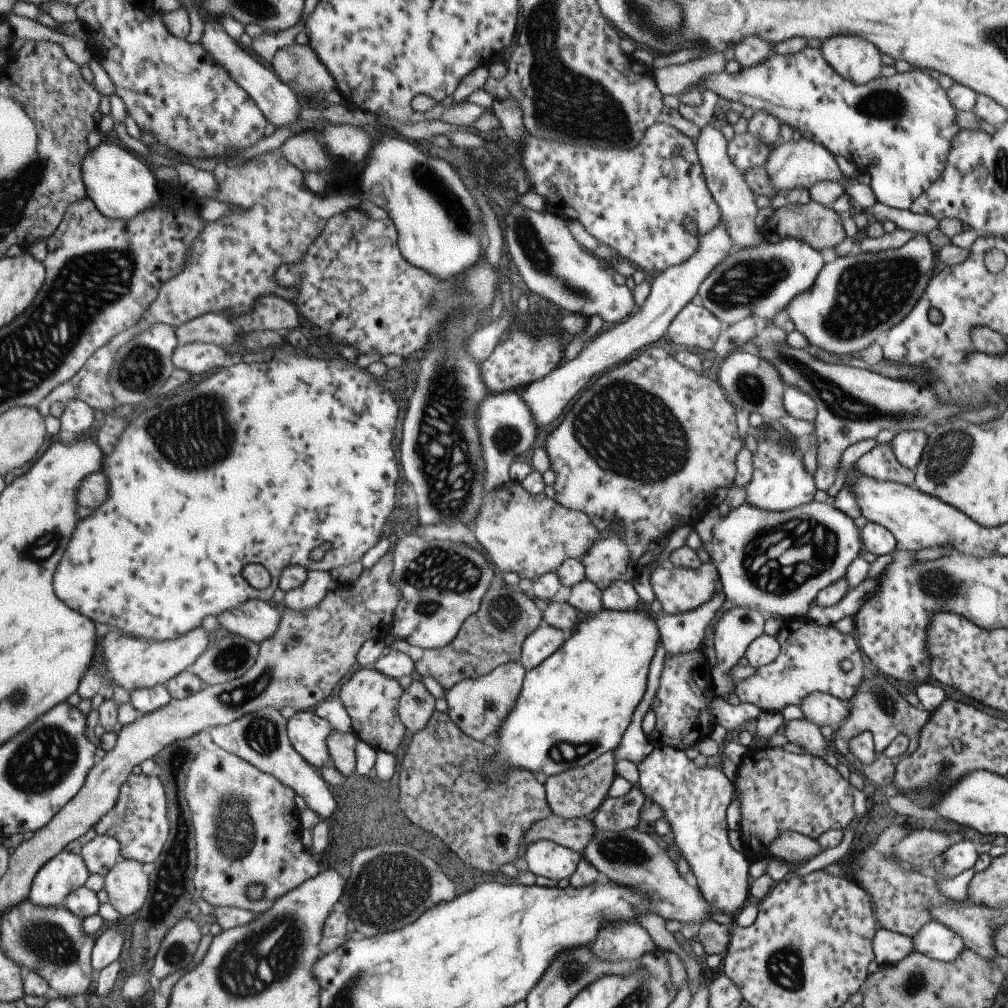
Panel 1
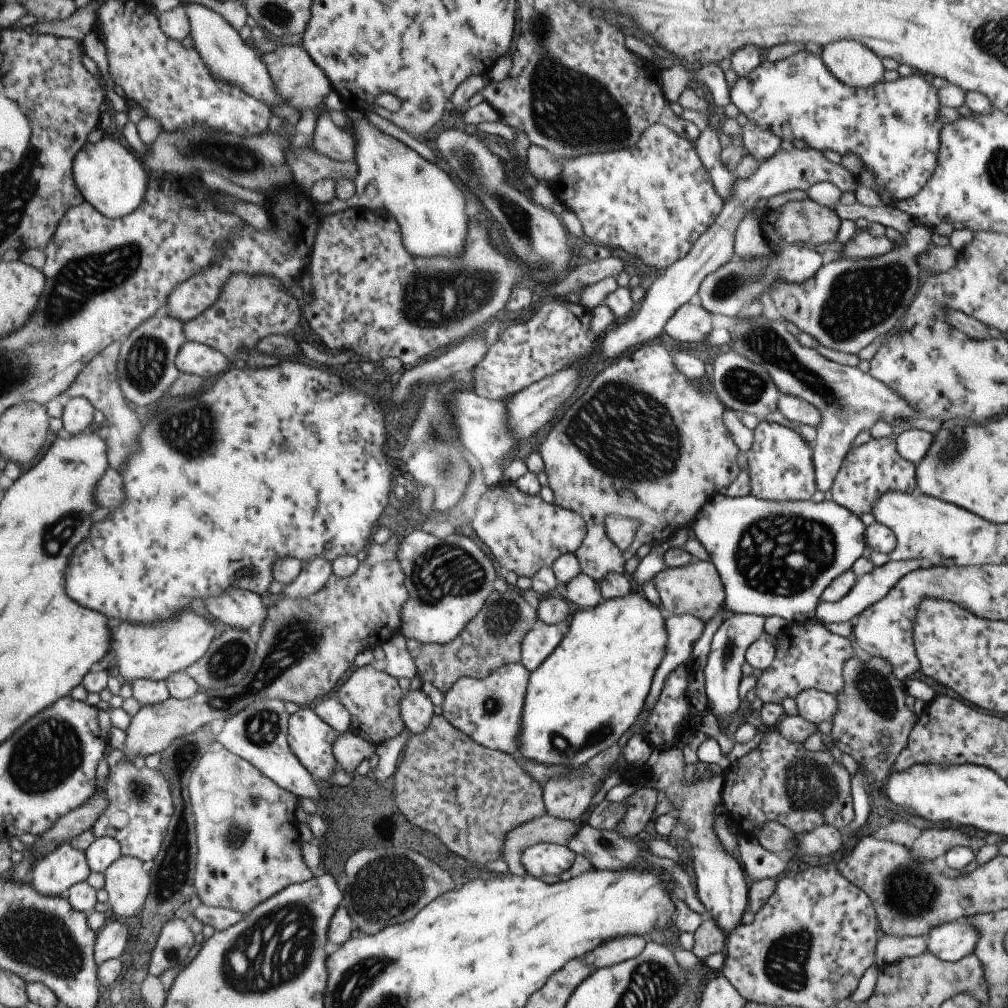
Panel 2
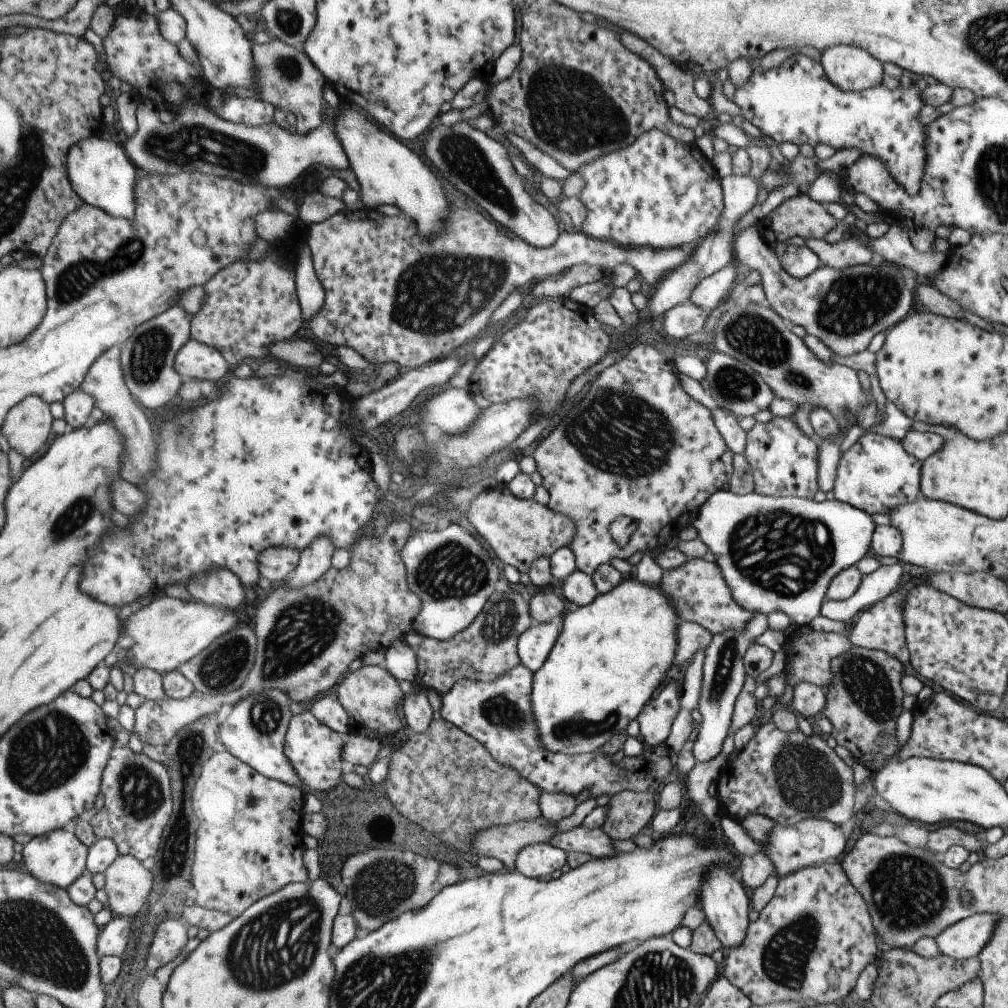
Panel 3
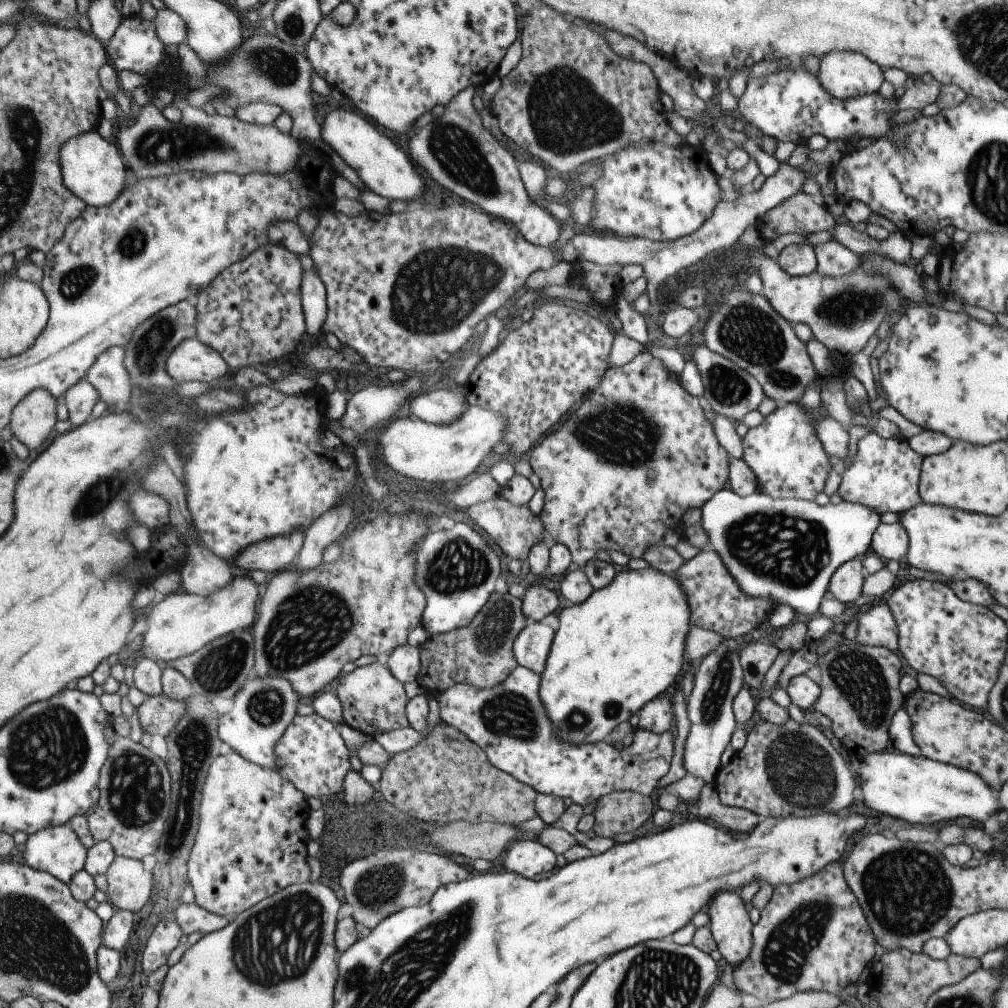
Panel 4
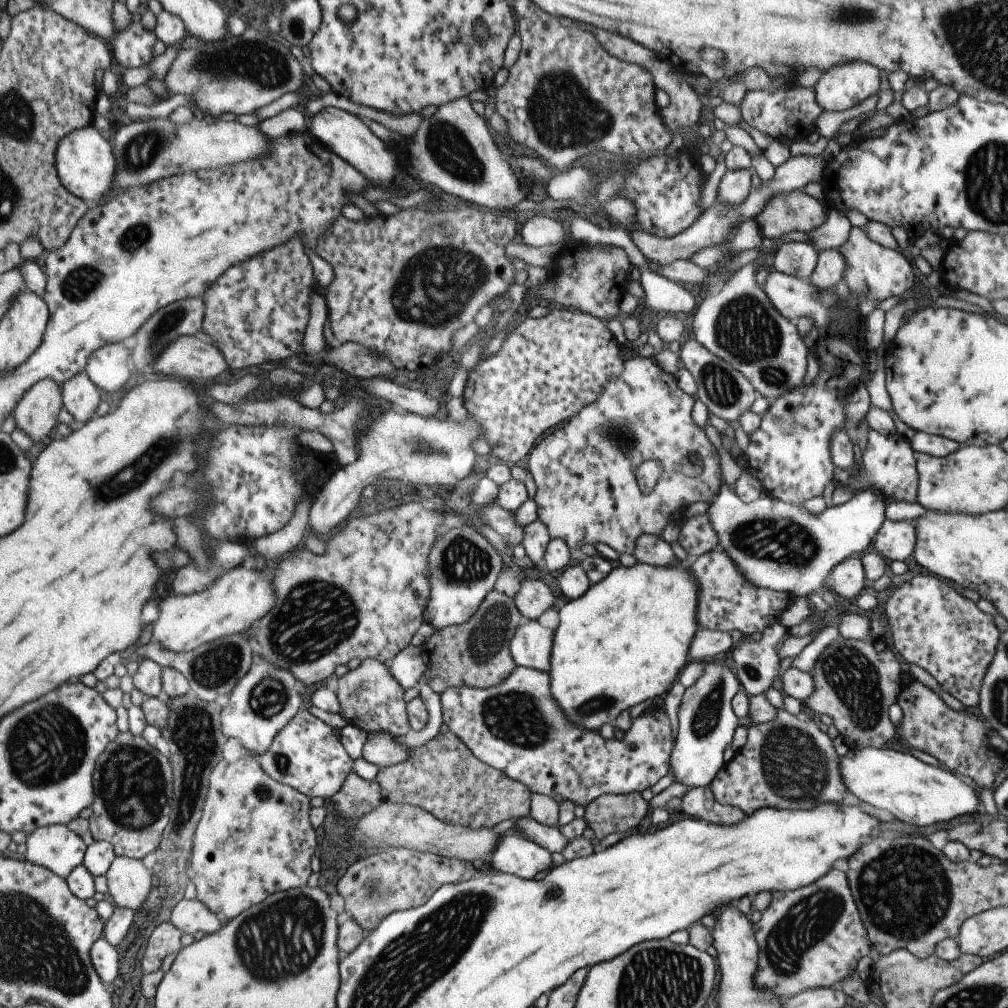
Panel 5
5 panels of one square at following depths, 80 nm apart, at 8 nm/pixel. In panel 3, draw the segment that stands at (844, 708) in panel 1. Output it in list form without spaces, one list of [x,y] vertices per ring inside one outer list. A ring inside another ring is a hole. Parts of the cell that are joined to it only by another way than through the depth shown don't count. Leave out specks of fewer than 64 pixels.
[[[799,681],[792,688],[792,698],[789,705],[797,716],[814,720],[824,705],[824,690],[817,685]]]

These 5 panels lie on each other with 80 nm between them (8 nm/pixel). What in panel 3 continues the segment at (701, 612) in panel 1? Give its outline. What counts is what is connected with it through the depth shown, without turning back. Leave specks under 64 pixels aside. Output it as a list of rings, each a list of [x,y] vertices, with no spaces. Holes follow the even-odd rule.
[[[687,621],[676,624],[676,651],[671,667],[681,668],[697,651],[704,651],[712,639],[712,634],[702,626]]]

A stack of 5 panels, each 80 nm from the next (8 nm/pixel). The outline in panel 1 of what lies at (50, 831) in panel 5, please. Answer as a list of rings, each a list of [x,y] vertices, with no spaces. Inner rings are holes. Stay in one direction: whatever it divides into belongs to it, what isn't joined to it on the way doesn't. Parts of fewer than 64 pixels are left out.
[[[65,850],[38,872],[28,898],[42,907],[59,907],[65,904],[67,896],[89,880],[90,874],[80,853]]]

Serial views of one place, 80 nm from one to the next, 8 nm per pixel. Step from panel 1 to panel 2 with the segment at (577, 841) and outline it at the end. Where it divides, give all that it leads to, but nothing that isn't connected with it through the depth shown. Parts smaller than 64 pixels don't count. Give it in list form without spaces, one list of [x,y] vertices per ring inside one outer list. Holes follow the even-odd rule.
[[[543,813],[540,817],[531,819],[530,821],[515,825],[508,834],[505,833],[502,845],[500,846],[500,858],[505,862],[508,872],[515,876],[527,875],[520,863],[521,853],[528,846],[537,843],[553,843],[558,845],[565,845],[572,837],[572,834],[579,828],[580,822],[572,822],[565,819],[556,819]]]

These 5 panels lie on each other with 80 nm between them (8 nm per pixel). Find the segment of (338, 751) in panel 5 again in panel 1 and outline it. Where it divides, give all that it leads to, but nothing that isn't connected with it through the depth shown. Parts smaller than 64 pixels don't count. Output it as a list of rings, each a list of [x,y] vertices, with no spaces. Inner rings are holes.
[[[313,710],[295,711],[286,720],[286,733],[290,745],[314,769],[329,764],[326,738],[332,731],[327,721],[319,718]]]

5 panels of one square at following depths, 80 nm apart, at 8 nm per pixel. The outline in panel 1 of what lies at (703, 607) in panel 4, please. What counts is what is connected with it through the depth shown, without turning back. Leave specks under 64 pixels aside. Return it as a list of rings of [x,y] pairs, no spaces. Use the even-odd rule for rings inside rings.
[[[669,560],[663,561],[662,565],[652,570],[650,584],[654,598],[659,600],[666,615],[678,615],[696,609],[722,587],[718,572],[711,563],[703,563],[696,569],[688,569],[671,565]]]

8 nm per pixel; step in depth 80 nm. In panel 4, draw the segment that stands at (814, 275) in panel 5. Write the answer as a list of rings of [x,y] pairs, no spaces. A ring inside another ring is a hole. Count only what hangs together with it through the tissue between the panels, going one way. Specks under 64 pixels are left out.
[[[833,241],[811,247],[816,256],[815,272],[826,277],[842,277],[859,269],[859,255]]]

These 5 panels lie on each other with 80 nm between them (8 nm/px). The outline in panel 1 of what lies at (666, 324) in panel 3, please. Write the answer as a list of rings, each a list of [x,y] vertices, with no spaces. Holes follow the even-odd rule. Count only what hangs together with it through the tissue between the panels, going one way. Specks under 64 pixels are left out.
[[[689,301],[673,317],[666,331],[674,344],[709,350],[721,330],[711,313]]]

